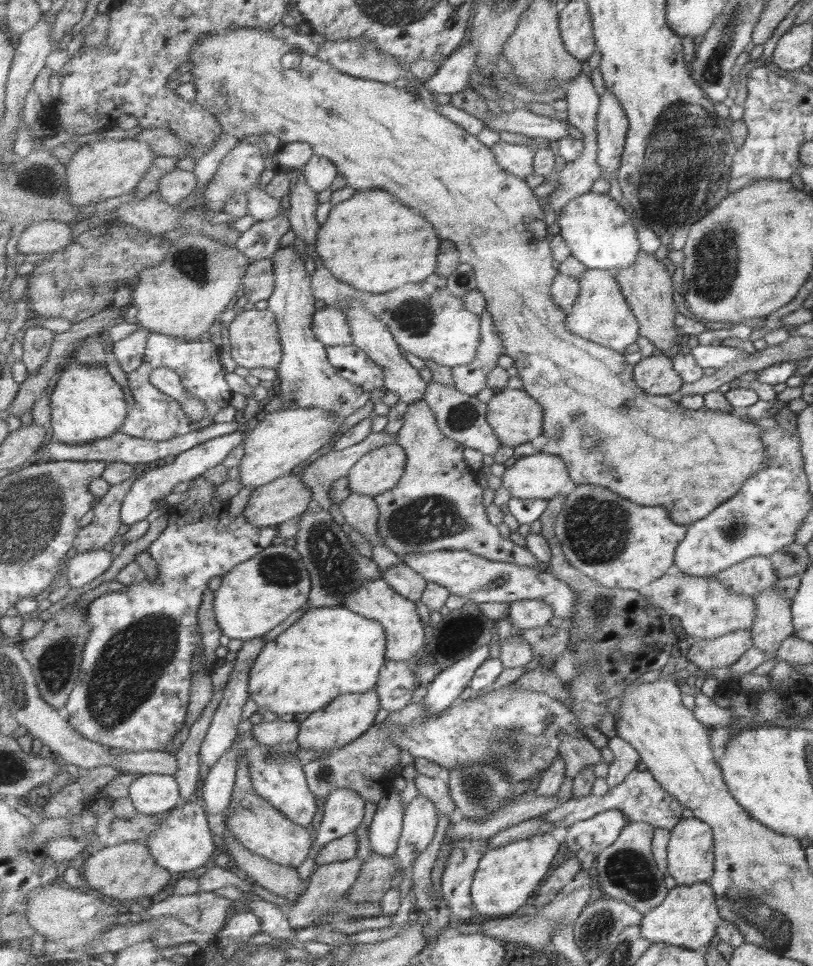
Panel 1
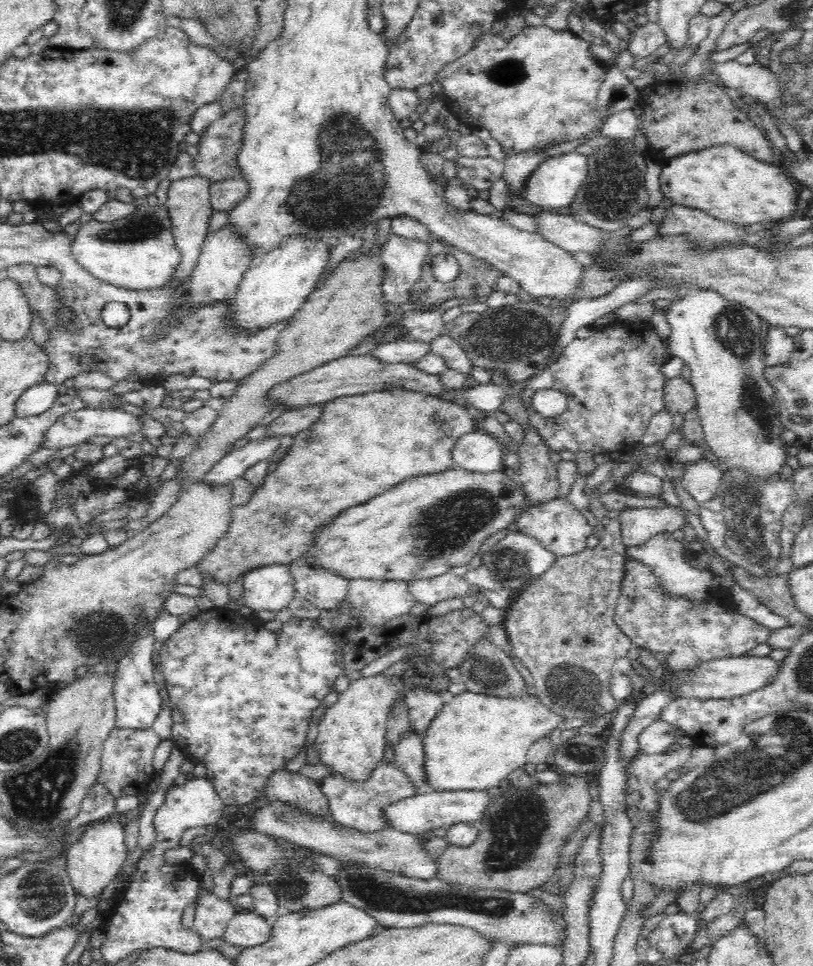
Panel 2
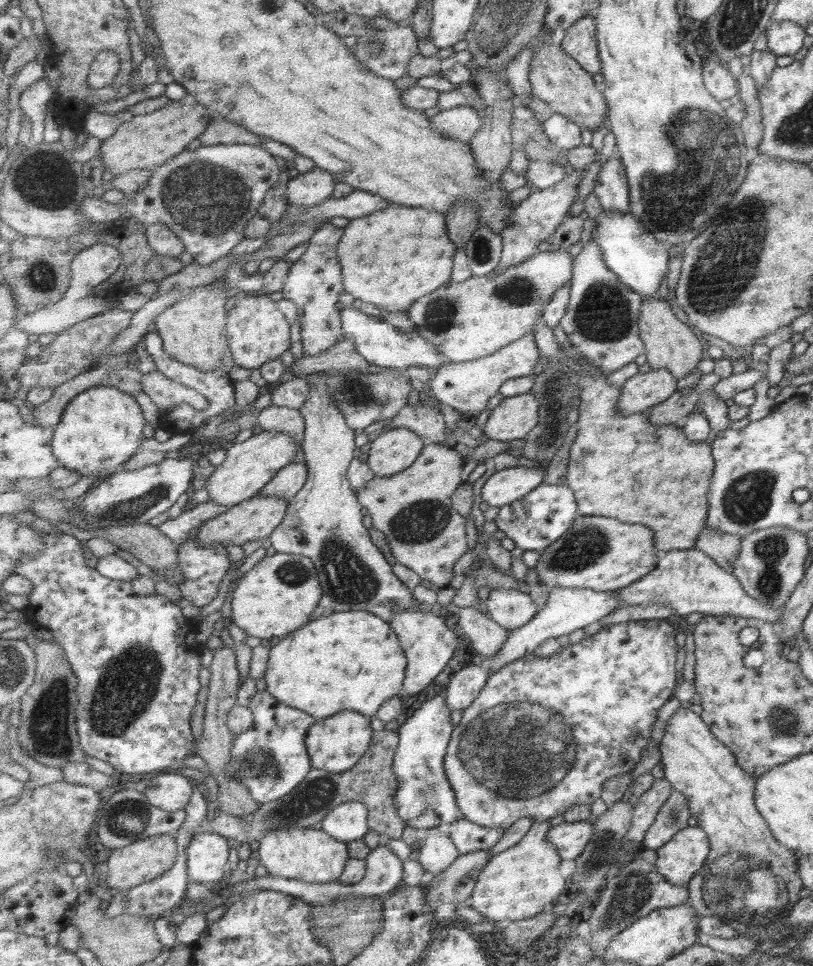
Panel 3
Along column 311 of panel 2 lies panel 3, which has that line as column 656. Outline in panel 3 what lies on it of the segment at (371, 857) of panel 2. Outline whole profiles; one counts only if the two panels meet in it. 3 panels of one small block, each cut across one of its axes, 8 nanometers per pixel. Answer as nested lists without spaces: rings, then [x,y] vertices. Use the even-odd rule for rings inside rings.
[[[674,789],[673,794],[661,807],[657,818],[646,834],[646,847],[657,852],[683,828],[689,827],[691,818],[689,797]]]

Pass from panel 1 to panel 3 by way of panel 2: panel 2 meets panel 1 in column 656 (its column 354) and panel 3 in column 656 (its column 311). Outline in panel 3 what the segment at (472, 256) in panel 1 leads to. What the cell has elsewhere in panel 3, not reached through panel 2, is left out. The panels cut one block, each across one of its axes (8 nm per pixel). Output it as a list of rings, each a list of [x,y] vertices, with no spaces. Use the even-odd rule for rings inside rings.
[[[593,362],[590,364],[591,370],[587,374],[578,372],[578,382],[581,382],[581,404],[577,408],[579,432],[571,448],[567,480],[578,497],[580,514],[611,516],[617,520],[627,520],[627,524],[647,524],[655,532],[657,551],[691,549],[706,527],[706,515],[709,513],[709,502],[705,498],[709,496],[707,490],[710,490],[710,479],[714,474],[710,444],[707,444],[707,440],[691,442],[684,428],[677,425],[653,425],[648,413],[623,417],[619,409],[622,388],[608,384],[603,370]]]

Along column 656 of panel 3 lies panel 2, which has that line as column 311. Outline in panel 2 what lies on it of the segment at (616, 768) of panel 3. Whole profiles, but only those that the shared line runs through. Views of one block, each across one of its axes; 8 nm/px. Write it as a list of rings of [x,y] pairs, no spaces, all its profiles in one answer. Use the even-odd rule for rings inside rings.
[[[222,607],[220,610],[217,610],[216,608],[210,609],[210,611],[207,611],[206,613],[202,612],[198,616],[192,617],[192,620],[189,620],[188,622],[184,622],[183,626],[168,640],[162,647],[162,649],[159,651],[159,661],[161,668],[161,672],[163,674],[163,677],[166,679],[166,689],[164,690],[164,694],[171,702],[171,716],[173,720],[172,728],[171,728],[171,740],[174,744],[184,753],[185,757],[187,757],[190,760],[194,760],[195,763],[202,762],[204,764],[204,768],[206,768],[206,774],[205,777],[210,780],[210,782],[214,785],[214,788],[216,789],[216,792],[218,793],[218,796],[220,797],[220,800],[222,802],[228,802],[228,804],[231,804],[230,807],[234,808],[234,806],[244,806],[244,804],[252,804],[252,802],[256,802],[256,800],[264,800],[266,798],[266,786],[268,786],[270,777],[276,775],[279,771],[285,770],[286,764],[288,762],[292,762],[298,754],[302,754],[304,750],[306,750],[306,744],[308,744],[308,732],[310,732],[310,726],[312,726],[312,720],[314,720],[314,714],[316,714],[316,710],[322,706],[322,702],[324,702],[324,698],[328,696],[332,696],[336,684],[336,680],[340,678],[340,676],[346,675],[346,670],[344,670],[344,667],[342,665],[342,661],[344,656],[342,656],[342,648],[334,642],[334,638],[332,638],[331,634],[326,631],[324,628],[318,624],[317,619],[300,619],[297,617],[294,617],[293,619],[289,620],[287,623],[285,623],[285,626],[283,629],[278,631],[270,631],[266,628],[258,628],[258,626],[254,626],[254,624],[250,624],[246,618],[242,618],[240,614],[234,614],[232,612],[232,609],[228,609],[226,607]]]

